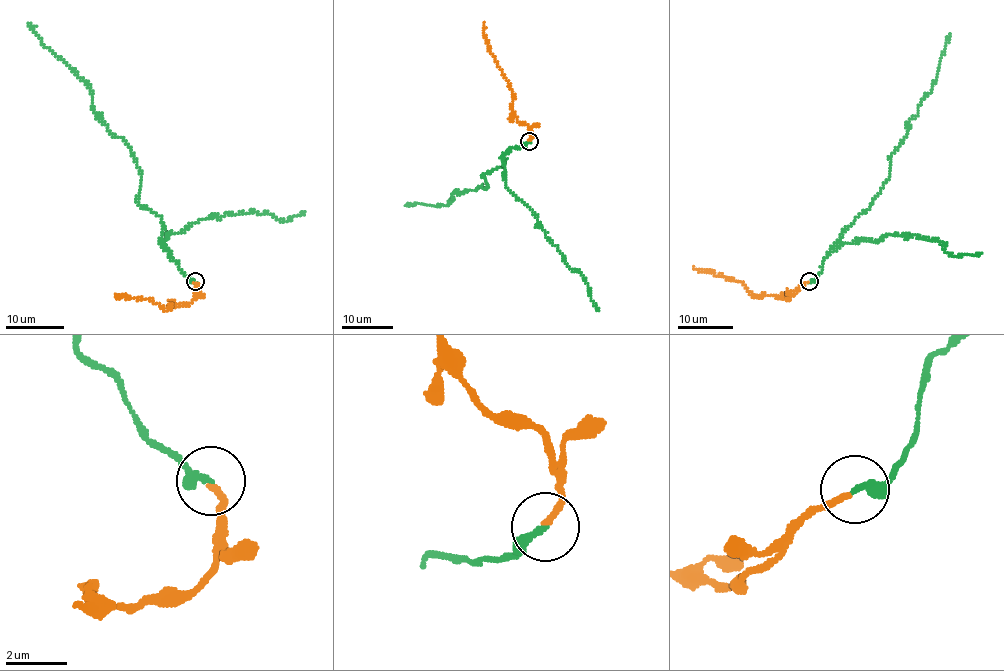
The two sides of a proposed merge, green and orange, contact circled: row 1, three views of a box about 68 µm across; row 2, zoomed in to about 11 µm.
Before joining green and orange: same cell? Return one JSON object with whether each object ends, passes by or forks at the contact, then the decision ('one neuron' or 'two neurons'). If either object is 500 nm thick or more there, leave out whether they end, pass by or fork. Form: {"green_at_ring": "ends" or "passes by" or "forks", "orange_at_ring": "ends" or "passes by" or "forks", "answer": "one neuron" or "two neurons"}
{"green_at_ring": "ends", "orange_at_ring": "ends", "answer": "one neuron"}

